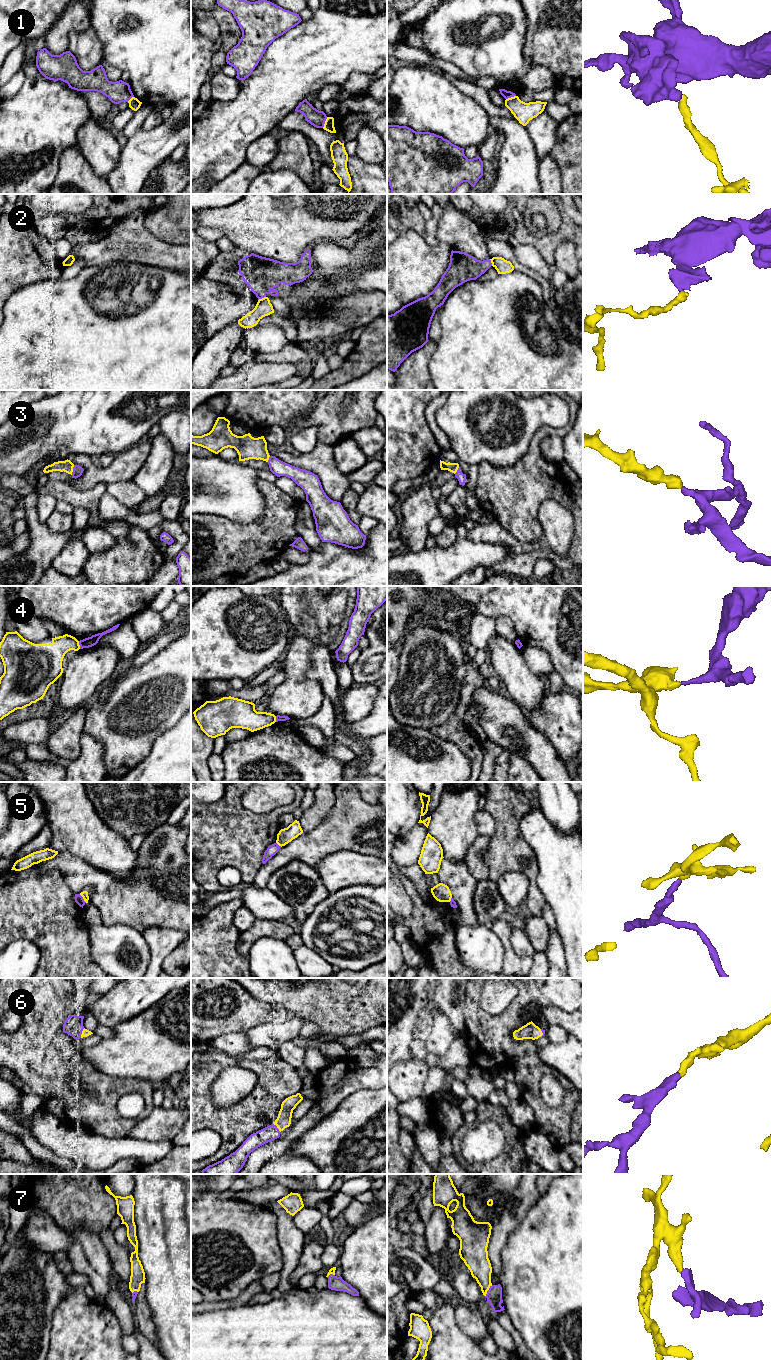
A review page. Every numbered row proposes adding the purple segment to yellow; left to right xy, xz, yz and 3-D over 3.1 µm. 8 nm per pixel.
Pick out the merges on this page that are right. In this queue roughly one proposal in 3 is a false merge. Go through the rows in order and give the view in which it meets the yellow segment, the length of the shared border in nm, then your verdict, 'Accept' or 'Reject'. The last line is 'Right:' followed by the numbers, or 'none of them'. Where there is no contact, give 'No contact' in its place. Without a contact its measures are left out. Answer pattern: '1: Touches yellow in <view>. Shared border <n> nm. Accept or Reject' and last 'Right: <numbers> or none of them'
1: Touches yellow in xz. Shared border 100 nm. Reject
2: Touches yellow in xz. Shared border 70 nm. Reject
3: Touches yellow in xy. Shared border 80 nm. Accept
4: Touches yellow in xy. Shared border 70 nm. Reject
5: Touches yellow in xy. Shared border 90 nm. Reject
6: Touches yellow in xy. Shared border 90 nm. Accept
7: Touches yellow in yz. Shared border 110 nm. Accept
Right: 3, 6, 7

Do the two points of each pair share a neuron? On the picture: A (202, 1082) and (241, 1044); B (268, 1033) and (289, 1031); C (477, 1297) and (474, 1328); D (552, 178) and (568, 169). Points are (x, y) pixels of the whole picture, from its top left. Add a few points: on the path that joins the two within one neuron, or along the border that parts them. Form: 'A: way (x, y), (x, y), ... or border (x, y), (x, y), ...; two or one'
A: border (212, 1046), (227, 1054); two
B: way (273, 1033), (284, 1031); one
C: way (476, 1305), (474, 1320); one
D: border (550, 153), (558, 167), (561, 183); two

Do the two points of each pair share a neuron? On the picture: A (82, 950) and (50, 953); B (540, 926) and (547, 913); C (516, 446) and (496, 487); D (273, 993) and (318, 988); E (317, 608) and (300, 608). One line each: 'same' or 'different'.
A: same
B: different
C: different
D: same
E: different

